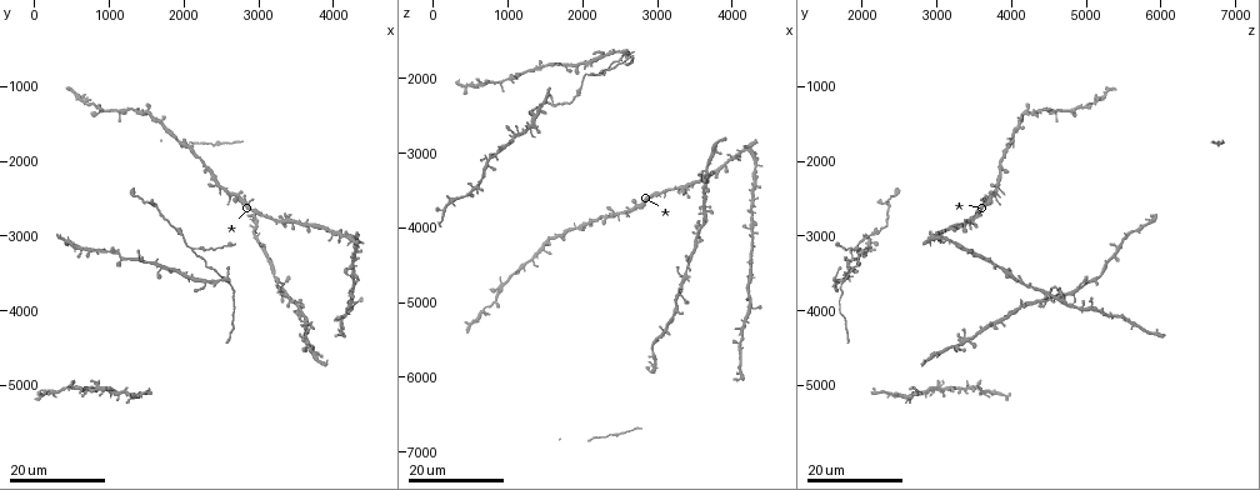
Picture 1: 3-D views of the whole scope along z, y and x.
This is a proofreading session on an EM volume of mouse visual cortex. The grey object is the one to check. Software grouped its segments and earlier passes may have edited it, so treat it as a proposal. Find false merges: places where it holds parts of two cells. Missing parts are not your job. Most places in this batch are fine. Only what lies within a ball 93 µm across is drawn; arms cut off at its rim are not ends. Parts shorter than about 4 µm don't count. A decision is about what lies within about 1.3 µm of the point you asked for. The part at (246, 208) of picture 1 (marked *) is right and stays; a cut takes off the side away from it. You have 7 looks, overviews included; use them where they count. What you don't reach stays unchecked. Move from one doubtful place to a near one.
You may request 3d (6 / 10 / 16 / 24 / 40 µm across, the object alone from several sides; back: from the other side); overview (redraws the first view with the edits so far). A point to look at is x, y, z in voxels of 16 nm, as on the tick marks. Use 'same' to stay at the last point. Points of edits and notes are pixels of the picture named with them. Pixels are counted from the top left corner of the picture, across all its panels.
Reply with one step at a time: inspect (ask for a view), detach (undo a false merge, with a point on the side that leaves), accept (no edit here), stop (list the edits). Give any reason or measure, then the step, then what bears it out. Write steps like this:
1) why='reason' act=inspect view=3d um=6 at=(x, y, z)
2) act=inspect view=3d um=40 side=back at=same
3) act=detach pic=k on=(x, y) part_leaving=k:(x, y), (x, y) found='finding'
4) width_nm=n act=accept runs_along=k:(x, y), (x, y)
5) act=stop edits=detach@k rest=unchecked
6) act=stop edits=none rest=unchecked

act=inspect view=3d um=24 at=(3500, 3950, 4150)

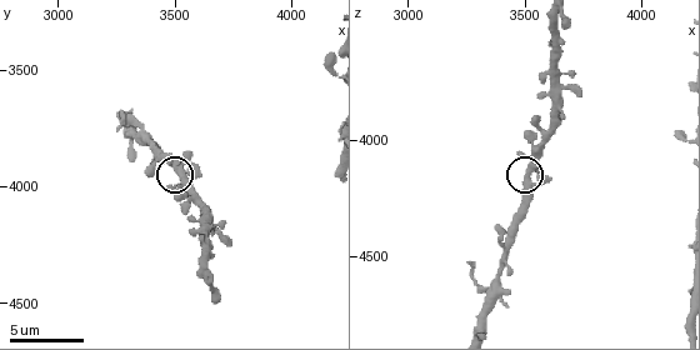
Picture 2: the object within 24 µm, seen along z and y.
act=inspect view=3d um=10 at=(3540, 3950, 4110)

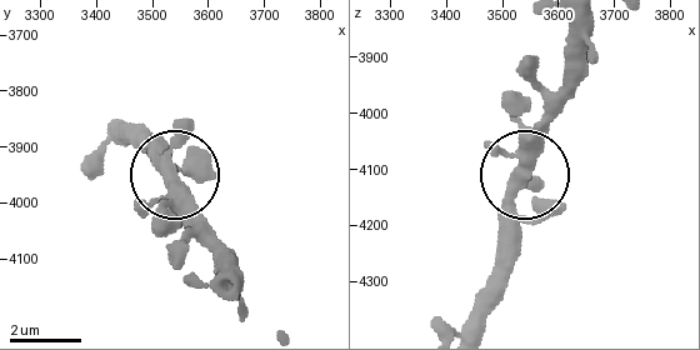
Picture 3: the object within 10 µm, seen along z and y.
side_arm_um=28 act=accept found='continuous, no second cell'

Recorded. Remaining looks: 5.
why='three-way junction' act=inspect view=3d um=16 at=(4200, 3750, 4450)

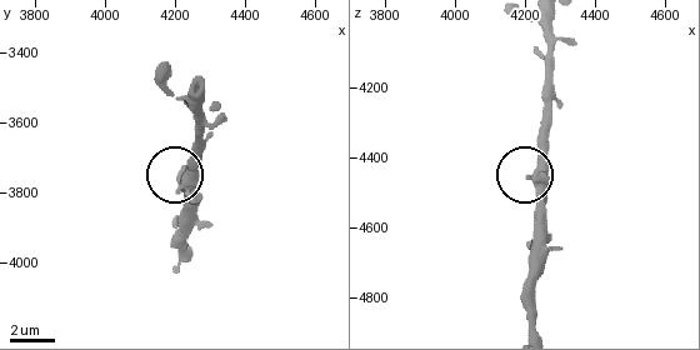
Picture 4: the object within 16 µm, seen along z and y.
act=inspect view=3d um=10 at=(4220, 3790, 4460)

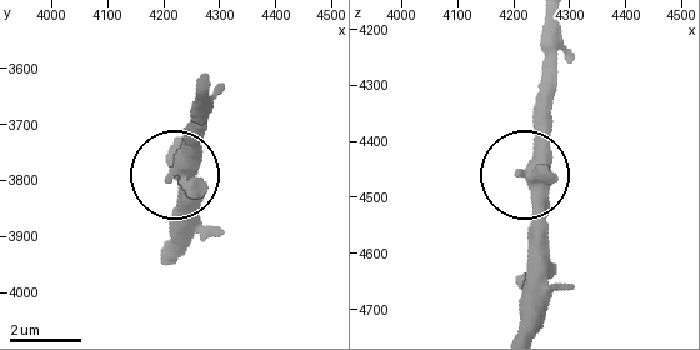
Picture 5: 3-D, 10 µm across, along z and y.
width_nm=290 act=accept found='one cell here'

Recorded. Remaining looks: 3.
why='two arms at a narrow angle' act=inspect view=3d um=16 at=(2950, 2950, 5650)

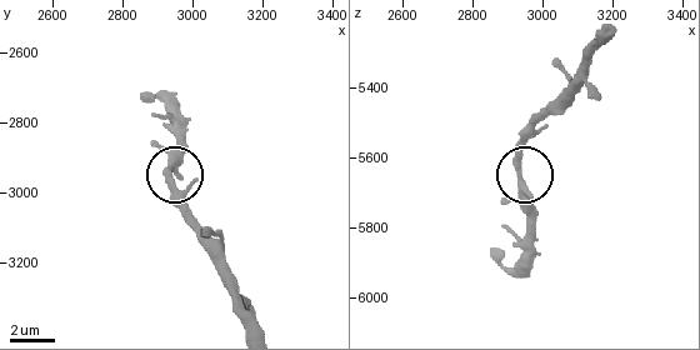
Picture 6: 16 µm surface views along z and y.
act=inspect view=3d um=10 at=(2930, 2930, 5640)

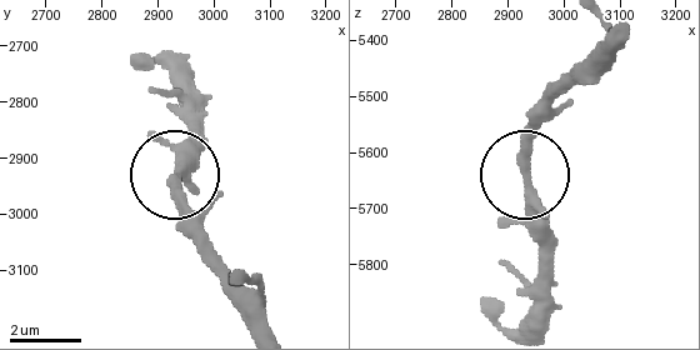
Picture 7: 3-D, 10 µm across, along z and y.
width_nm=250 act=accept runs_along=7:(621, 31), (559, 94), (529, 148), (524, 184), (541, 261) found='continuous, no second cell'

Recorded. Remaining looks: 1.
act=stop edits=none rest=unchecked

